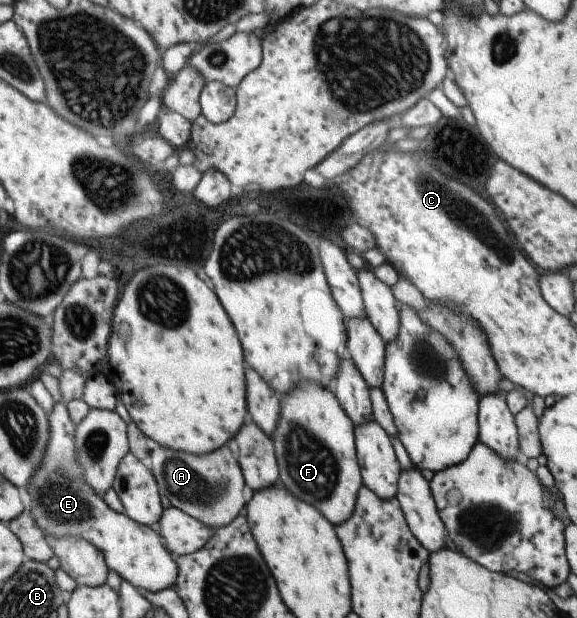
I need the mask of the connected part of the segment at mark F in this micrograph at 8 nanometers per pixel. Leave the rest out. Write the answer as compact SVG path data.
M300 381L287 393L279 395L280 418L272 431L273 448L276 450L277 467L280 469L278 483L286 487L294 496L302 500L310 500L310 504L318 504L330 524L340 524L353 512L355 496L360 485L360 467L357 463L353 439L353 424L345 410L338 404L330 387L318 381Z

